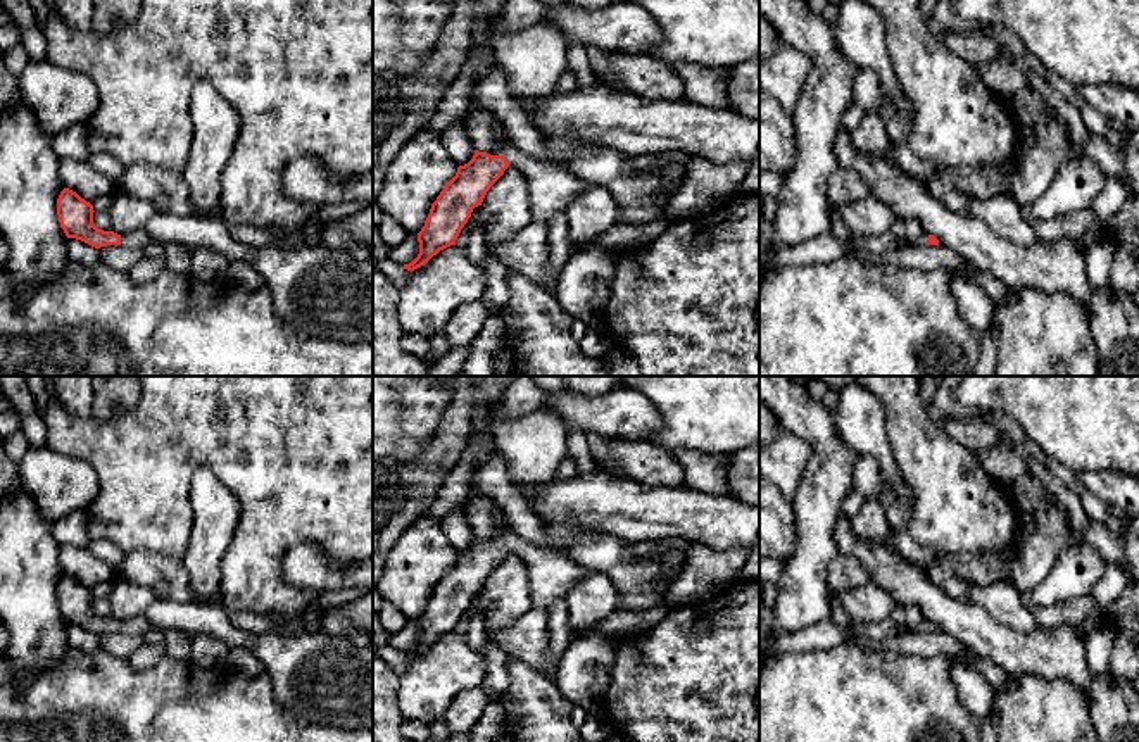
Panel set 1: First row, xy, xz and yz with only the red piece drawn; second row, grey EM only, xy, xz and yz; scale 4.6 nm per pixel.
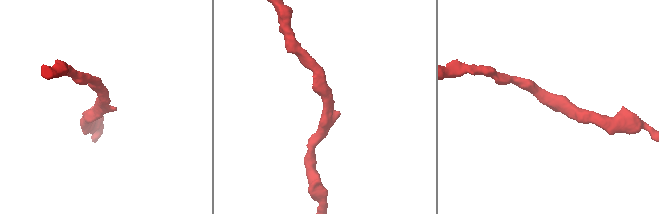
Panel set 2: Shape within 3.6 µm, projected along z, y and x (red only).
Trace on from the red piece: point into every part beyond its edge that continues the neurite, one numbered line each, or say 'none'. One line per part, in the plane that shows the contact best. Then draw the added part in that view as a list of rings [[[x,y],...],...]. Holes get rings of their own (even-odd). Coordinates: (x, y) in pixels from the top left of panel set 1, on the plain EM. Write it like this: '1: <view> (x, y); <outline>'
1: xz (551, 575); [[[507,531],[502,542],[509,552],[516,554],[528,568],[532,607],[547,609],[590,571],[568,557],[528,544],[513,531]]]

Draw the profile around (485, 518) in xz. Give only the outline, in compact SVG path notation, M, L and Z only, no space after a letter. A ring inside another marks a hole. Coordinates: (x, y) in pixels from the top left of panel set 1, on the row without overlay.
M487 450L478 457L471 473L471 492L468 497L469 502L464 506L464 512L475 537L490 542L502 542L506 535L502 528L506 525L509 506L495 504L490 495L480 490L478 481L475 480L476 469L488 462L494 454L494 450Z

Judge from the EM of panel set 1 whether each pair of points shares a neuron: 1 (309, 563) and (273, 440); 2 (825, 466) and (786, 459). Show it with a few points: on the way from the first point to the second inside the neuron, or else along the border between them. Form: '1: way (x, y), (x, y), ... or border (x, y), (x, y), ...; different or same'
1: border (340, 563), (313, 544), (294, 544), (280, 570); different
2: border (784, 430), (801, 437), (811, 451), (792, 499); different

